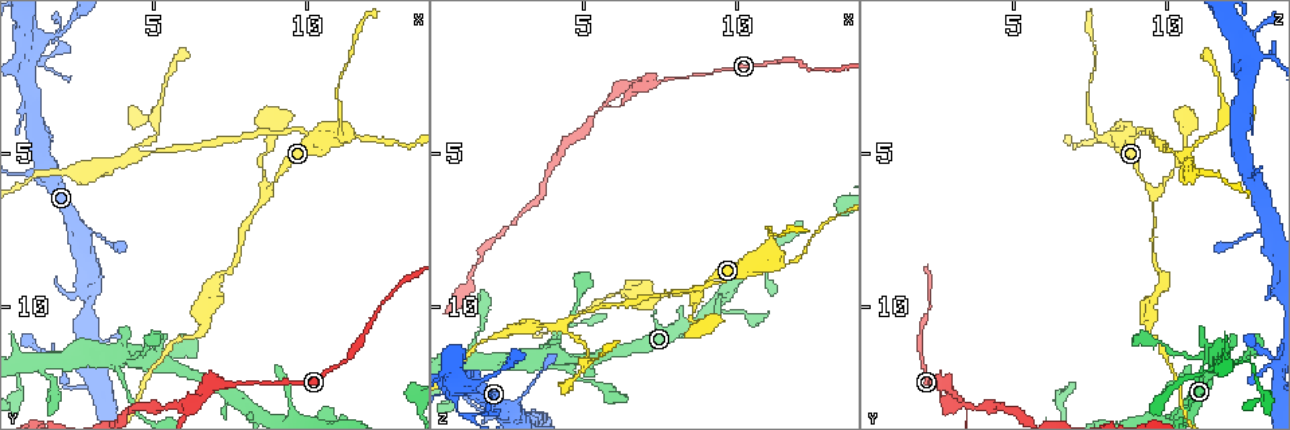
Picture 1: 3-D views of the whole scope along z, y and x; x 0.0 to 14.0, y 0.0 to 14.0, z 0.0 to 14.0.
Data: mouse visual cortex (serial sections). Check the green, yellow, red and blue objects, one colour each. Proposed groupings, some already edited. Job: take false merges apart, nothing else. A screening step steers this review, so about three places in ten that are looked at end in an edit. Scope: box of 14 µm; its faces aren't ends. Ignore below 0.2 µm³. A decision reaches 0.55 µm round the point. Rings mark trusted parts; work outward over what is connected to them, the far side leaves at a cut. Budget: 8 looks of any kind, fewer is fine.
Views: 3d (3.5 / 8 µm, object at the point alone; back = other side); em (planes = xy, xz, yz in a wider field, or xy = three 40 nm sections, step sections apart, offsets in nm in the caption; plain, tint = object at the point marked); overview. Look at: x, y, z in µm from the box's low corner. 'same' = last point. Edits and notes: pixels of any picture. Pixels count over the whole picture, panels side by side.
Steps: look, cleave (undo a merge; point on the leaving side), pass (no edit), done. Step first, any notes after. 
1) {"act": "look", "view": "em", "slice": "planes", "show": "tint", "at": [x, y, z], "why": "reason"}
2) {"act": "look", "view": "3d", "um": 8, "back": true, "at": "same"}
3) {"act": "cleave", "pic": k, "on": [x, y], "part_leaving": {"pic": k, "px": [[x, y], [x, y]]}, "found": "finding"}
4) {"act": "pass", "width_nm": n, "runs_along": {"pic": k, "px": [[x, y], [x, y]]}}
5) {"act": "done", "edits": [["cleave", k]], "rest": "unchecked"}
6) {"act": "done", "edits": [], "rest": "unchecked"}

{"act": "look", "view": "3d", "um": 8, "back": true, "at": [8.8, 6.3, 9.6], "why": "sharp bend"}

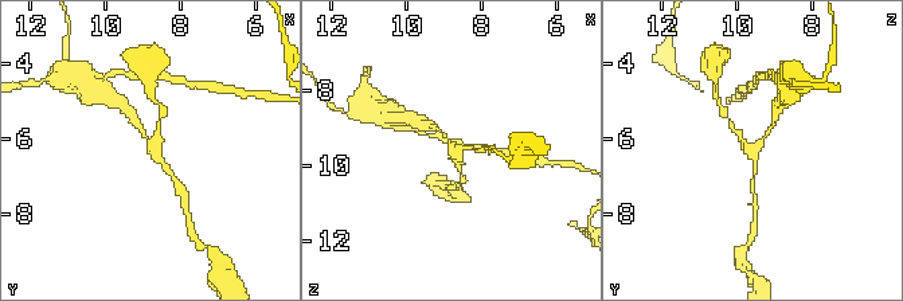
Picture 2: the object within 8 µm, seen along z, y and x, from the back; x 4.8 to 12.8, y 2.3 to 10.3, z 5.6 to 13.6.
{"act": "look", "view": "3d", "um": 3.5, "at": [8.8, 6.3, 9.6]}

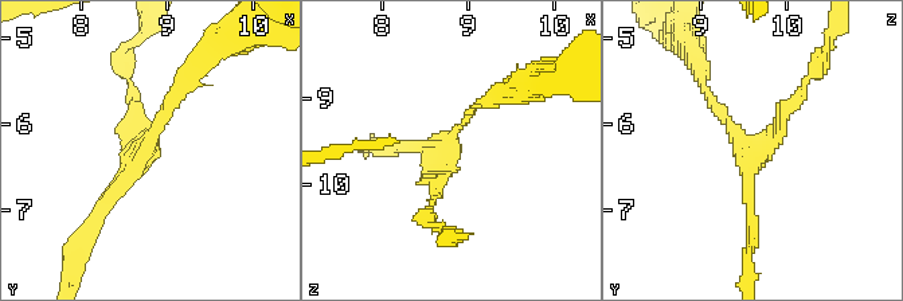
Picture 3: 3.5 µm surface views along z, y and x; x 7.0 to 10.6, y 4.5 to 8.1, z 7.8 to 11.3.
{"act": "look", "view": "em", "slice": "xy", "step": 1, "show": "tint", "at": [8.75, 6.30, 9.55], "arms": 3, "arm_widths_nm": [100, 150, 150]}

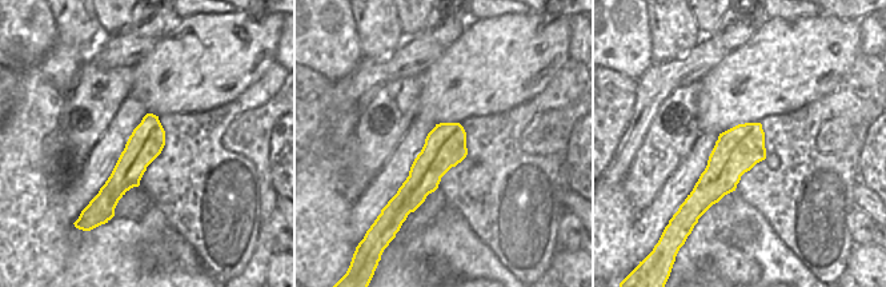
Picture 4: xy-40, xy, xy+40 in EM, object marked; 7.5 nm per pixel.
{"act": "pass", "runs_along": {"pic": 4, "px": [[155, 119], [128, 172], [103, 202]]}, "found": "one cell here"}

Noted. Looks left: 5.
{"act": "look", "view": "3d", "um": 3.5, "at": [11.2, 4.4, 8.6], "why": "branch point"}

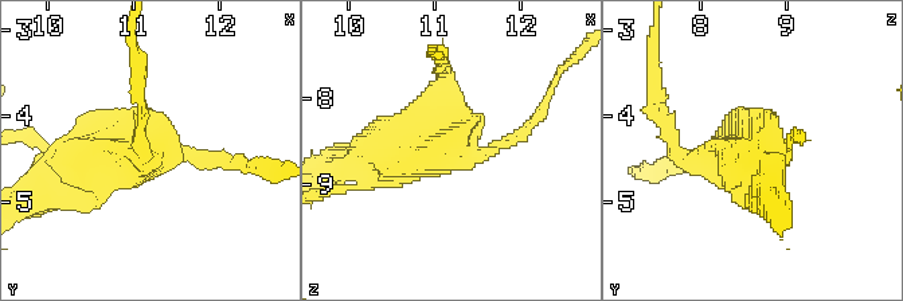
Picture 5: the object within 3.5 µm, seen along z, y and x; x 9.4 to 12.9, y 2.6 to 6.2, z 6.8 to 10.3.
{"act": "look", "view": "em", "slice": "xy", "step": 2, "show": "tint", "at": [11.25, 4.40, 8.55]}

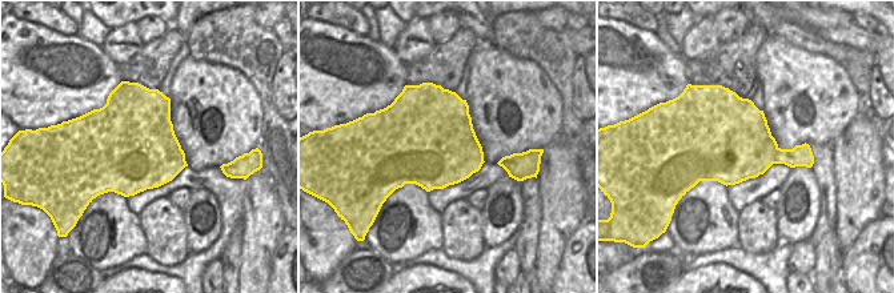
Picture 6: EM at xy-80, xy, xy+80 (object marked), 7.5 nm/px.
{"act": "cleave", "pic": 5, "on": [523, 135], "found": "two cells meet here"}

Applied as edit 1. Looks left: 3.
{"act": "look", "view": "overview", "why": "see it whole again"}

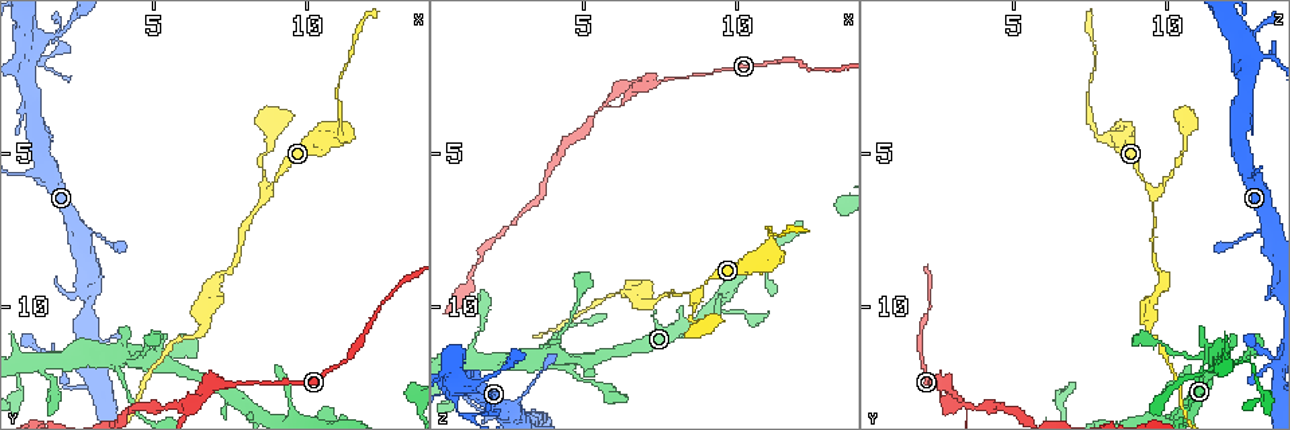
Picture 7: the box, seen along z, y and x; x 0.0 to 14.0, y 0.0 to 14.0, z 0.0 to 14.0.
{"act": "look", "view": "3d", "um": 8, "back": true, "at": [4.5, 11.6, 11.6], "why": "a fork"}

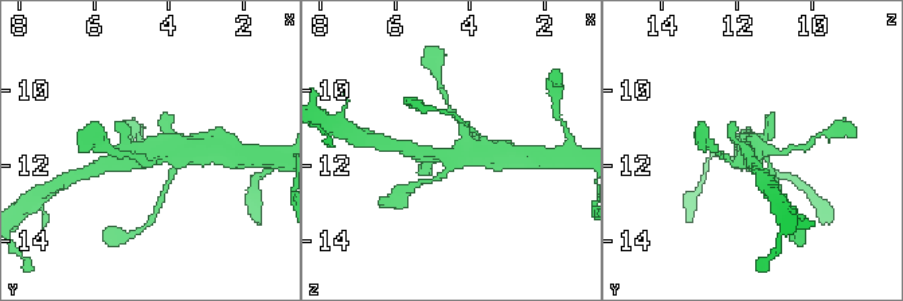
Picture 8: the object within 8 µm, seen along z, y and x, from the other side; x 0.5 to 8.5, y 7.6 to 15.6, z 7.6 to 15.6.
{"act": "look", "view": "3d", "um": 3.5, "at": [4.4, 11.7, 11.7]}

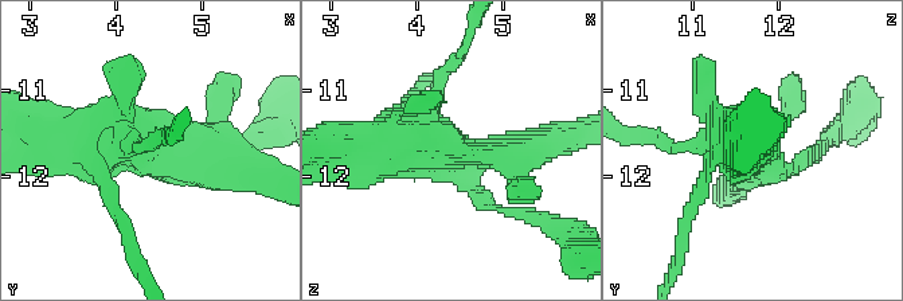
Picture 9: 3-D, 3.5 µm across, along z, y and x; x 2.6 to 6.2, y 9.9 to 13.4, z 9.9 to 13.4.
{"act": "pass", "runs_along": {"pic": 9, "px": [[211, 153], [38, 132]]}, "found": "all the same cell"}

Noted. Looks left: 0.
{"act": "done", "edits": [["cleave", 5]], "rest": "unchecked"}

